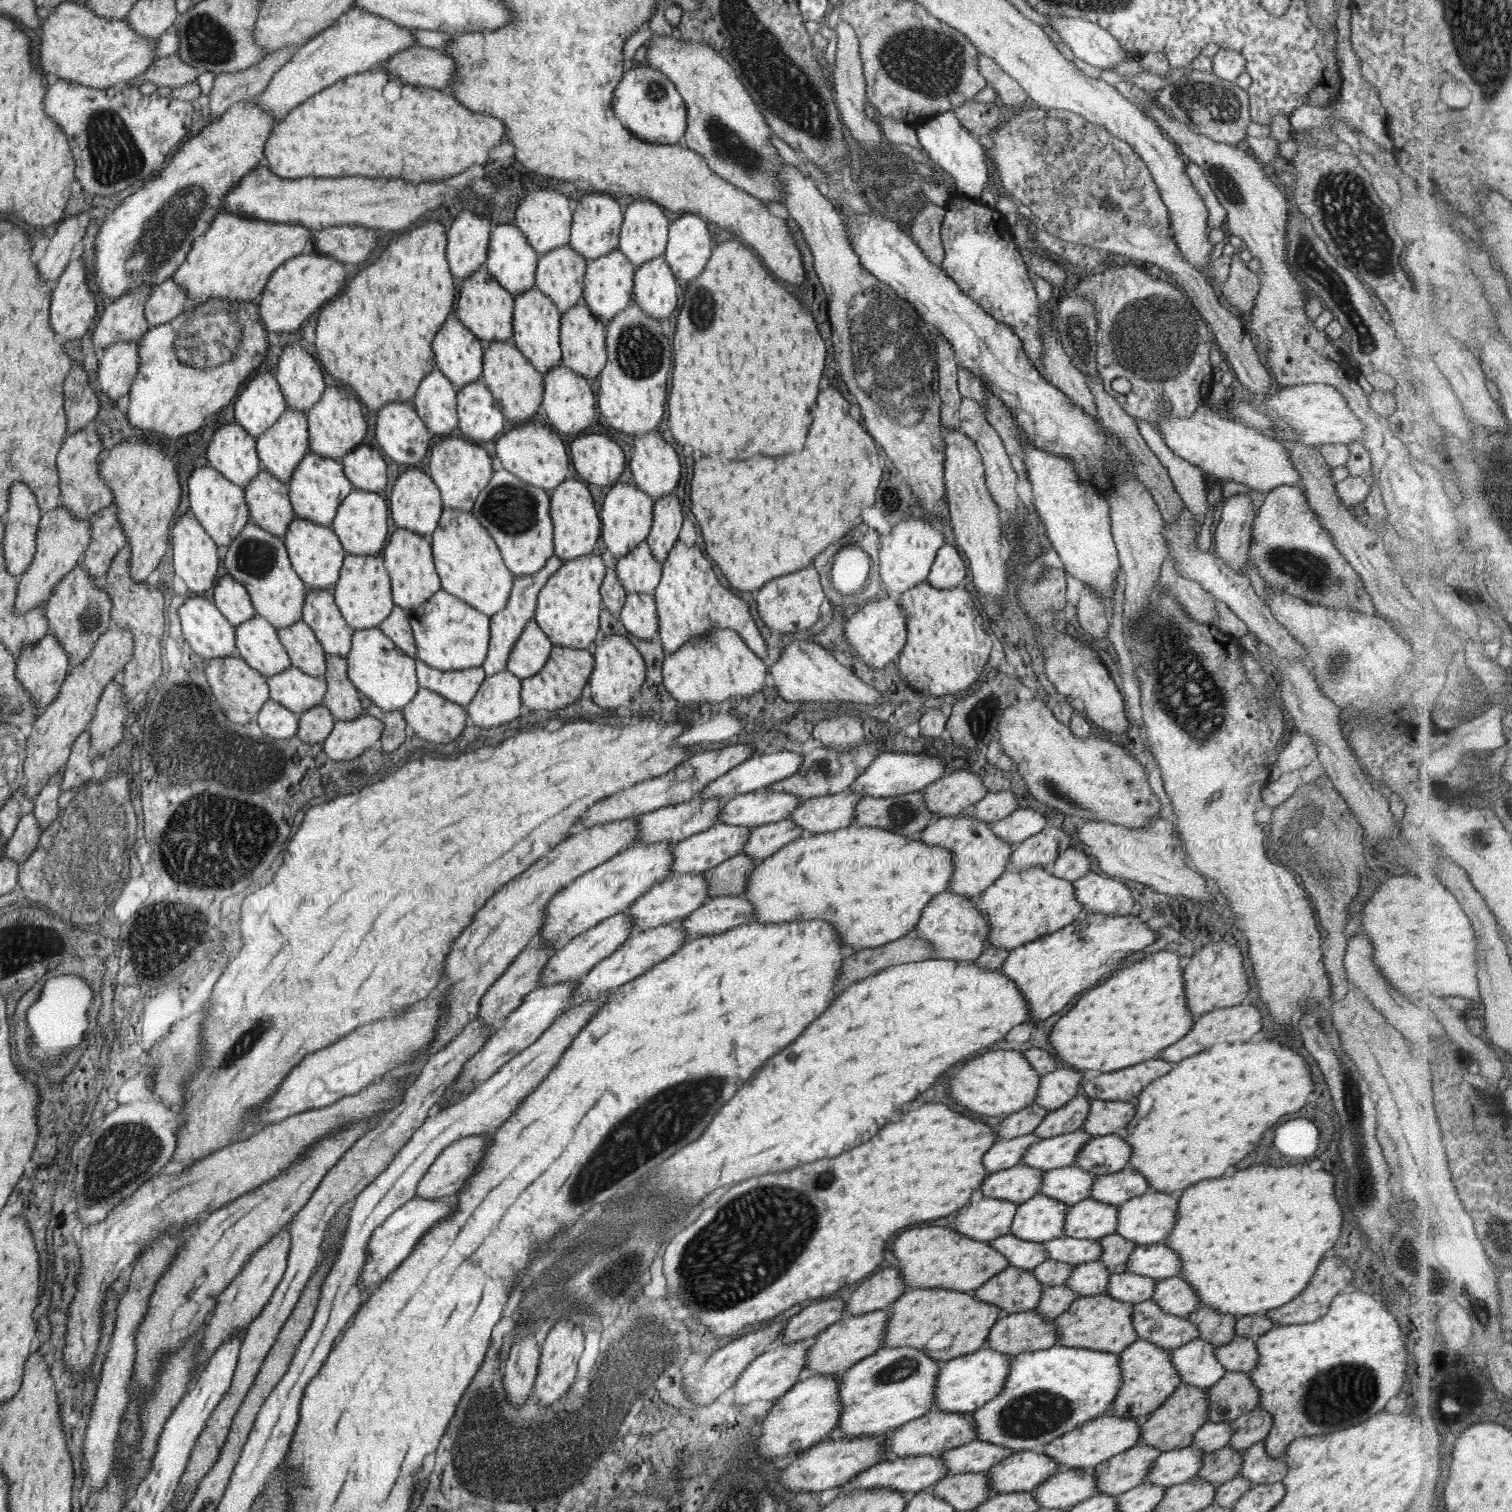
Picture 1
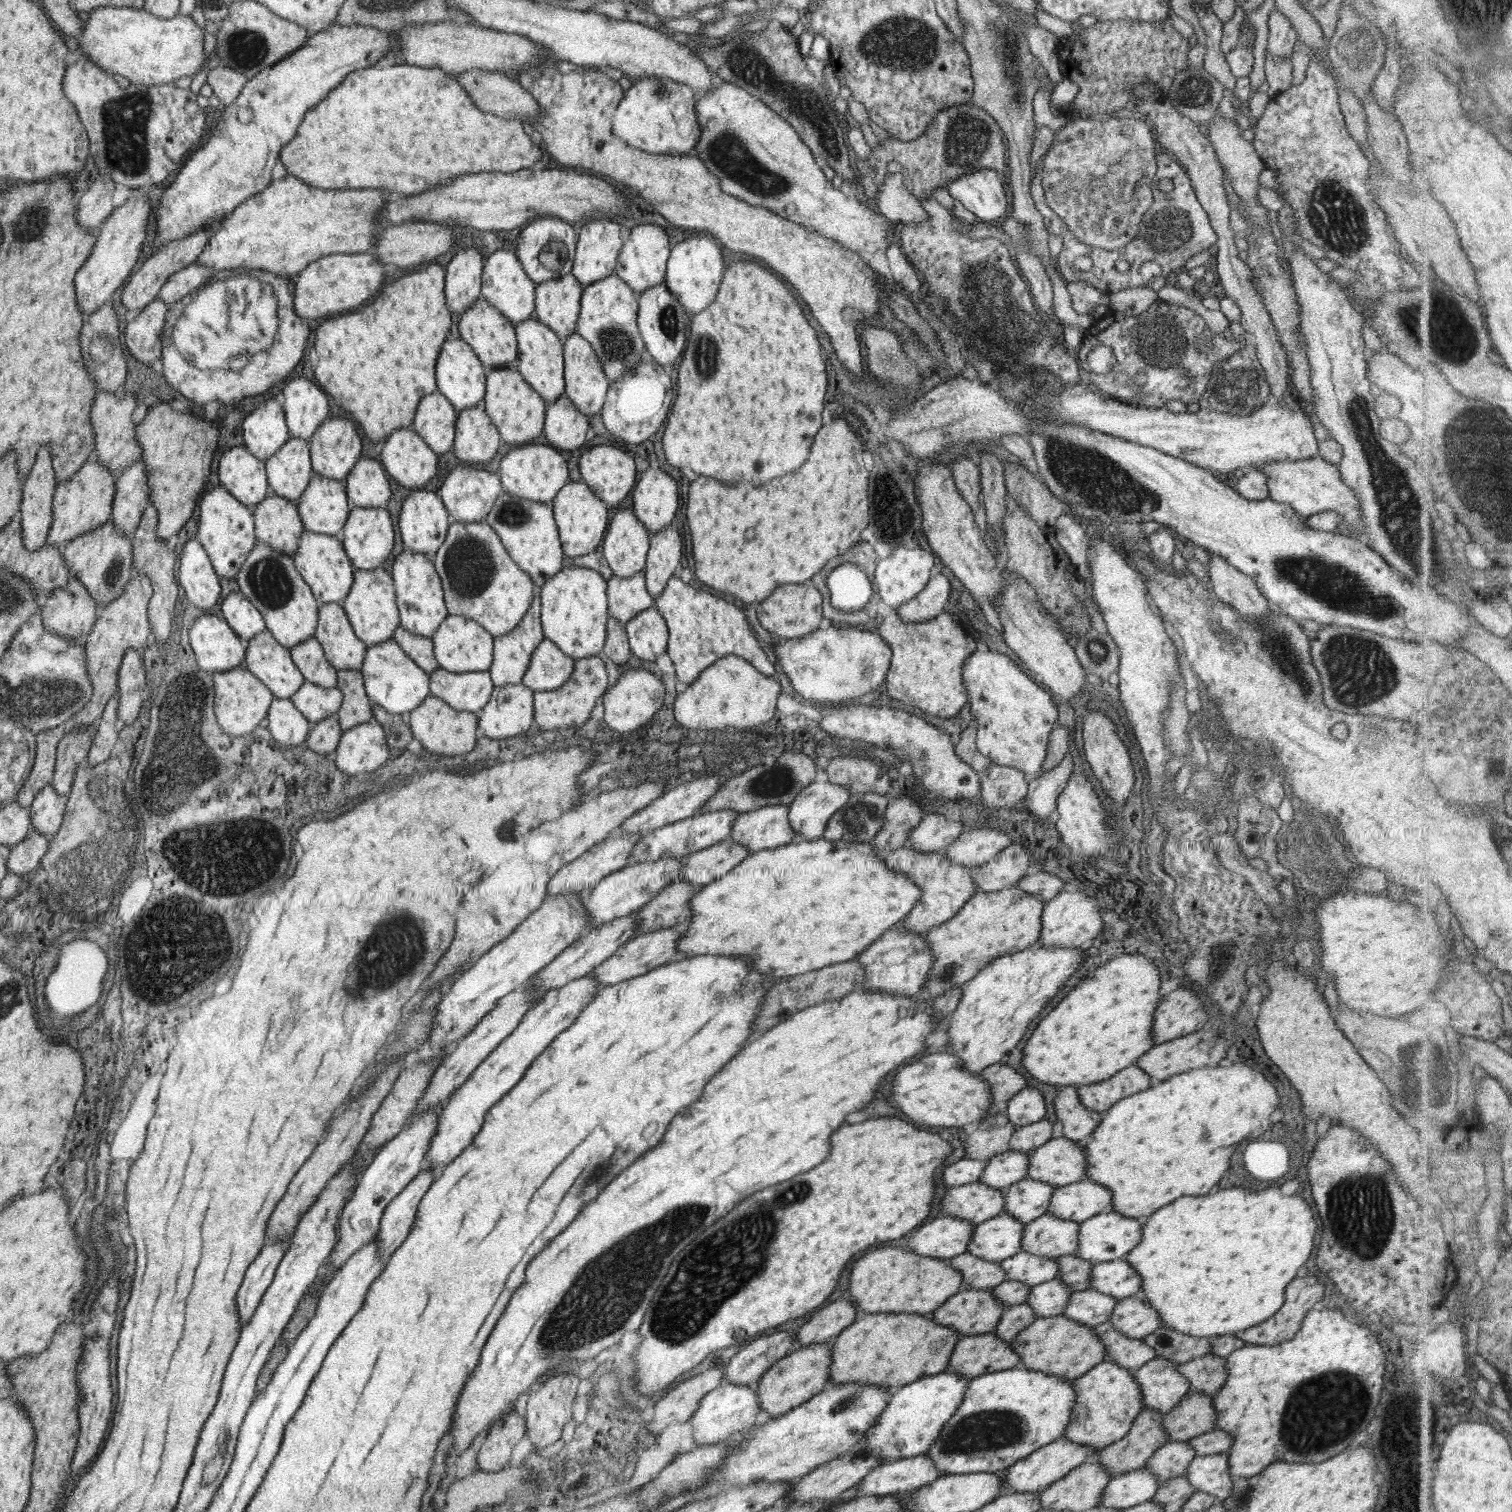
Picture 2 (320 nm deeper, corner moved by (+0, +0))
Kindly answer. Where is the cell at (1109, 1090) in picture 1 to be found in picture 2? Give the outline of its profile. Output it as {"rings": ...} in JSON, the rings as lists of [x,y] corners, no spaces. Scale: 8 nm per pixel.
{"rings":[[[1129,1066],[1113,1074],[1113,1078],[1107,1078],[1103,1084],[1097,1082],[1077,1086],[1076,1093],[1080,1104],[1087,1110],[1103,1113],[1120,1098],[1150,1088],[1151,1084],[1153,1082],[1148,1074],[1138,1066]]]}

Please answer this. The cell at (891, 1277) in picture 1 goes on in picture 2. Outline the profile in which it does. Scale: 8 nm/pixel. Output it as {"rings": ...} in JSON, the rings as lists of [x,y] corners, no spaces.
{"rings":[[[839,1296],[822,1309],[812,1312],[810,1318],[797,1328],[793,1344],[803,1347],[830,1342],[859,1316],[856,1306],[845,1296]]]}

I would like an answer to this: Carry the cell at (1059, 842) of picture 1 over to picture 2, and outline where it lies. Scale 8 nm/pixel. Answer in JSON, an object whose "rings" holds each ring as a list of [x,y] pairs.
{"rings":[[[1014,843],[1006,846],[1000,850],[993,858],[985,861],[983,864],[978,865],[971,869],[971,880],[975,885],[973,892],[995,892],[1005,887],[1011,887],[1025,874],[1025,869],[1029,866],[1031,856],[1027,847],[1019,843]]]}

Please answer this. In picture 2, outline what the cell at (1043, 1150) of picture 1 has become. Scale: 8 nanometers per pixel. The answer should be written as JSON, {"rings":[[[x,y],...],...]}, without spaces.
{"rings":[[[1003,1151],[986,1159],[978,1181],[1004,1191],[1010,1184],[1026,1178],[1027,1161],[1028,1153]]]}

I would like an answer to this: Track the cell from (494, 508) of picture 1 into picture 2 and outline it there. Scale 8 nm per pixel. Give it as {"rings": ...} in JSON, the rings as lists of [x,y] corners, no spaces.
{"rings":[[[509,493],[501,494],[483,521],[496,531],[512,562],[529,575],[537,589],[563,568],[563,548],[557,540],[558,527],[550,504],[523,501]]]}

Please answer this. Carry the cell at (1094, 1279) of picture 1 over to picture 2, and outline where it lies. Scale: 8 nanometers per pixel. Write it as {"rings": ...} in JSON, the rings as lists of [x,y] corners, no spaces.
{"rings":[[[1054,1277],[1047,1282],[1032,1286],[1024,1303],[1031,1307],[1035,1316],[1047,1318],[1048,1316],[1062,1314],[1072,1292],[1073,1290],[1063,1284],[1060,1278]]]}

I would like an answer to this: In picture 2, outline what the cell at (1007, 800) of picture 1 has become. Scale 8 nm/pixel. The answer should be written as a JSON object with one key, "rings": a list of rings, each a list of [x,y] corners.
{"rings":[[[923,814],[921,820],[909,831],[904,846],[917,852],[935,852],[949,846],[963,831],[957,820],[946,819],[943,815]]]}

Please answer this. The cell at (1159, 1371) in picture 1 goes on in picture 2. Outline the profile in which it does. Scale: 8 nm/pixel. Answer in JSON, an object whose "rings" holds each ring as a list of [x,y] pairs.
{"rings":[[[1103,1360],[1079,1378],[1072,1379],[1071,1383],[1075,1391],[1075,1402],[1070,1410],[1069,1424],[1065,1426],[1062,1436],[1075,1444],[1089,1446],[1096,1453],[1123,1438],[1144,1408],[1139,1384],[1134,1381],[1131,1371],[1114,1362]]]}

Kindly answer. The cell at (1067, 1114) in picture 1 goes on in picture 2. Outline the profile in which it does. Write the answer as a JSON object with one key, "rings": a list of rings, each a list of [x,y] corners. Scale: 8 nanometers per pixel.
{"rings":[[[1041,1119],[1023,1127],[1016,1127],[1008,1140],[1008,1150],[1032,1152],[1051,1139],[1051,1122]]]}

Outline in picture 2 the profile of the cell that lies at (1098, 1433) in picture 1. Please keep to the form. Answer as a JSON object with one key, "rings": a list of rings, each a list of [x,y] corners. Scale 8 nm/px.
{"rings":[[[1063,1436],[1034,1450],[1032,1454],[1017,1460],[1012,1466],[1001,1471],[1004,1494],[1015,1492],[1037,1492],[1046,1489],[1052,1482],[1063,1478],[1065,1474],[1096,1458],[1096,1451],[1089,1446],[1075,1444]]]}

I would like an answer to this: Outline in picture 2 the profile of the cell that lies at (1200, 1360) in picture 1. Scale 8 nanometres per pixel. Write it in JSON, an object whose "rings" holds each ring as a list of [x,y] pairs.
{"rings":[[[1157,1356],[1131,1372],[1139,1384],[1144,1409],[1161,1412],[1164,1416],[1188,1394],[1188,1380],[1176,1371],[1176,1366]]]}

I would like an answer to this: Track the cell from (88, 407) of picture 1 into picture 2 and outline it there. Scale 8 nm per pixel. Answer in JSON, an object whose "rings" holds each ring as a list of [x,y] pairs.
{"rings":[[[104,302],[93,313],[86,315],[88,322],[81,328],[81,354],[83,354],[85,368],[94,378],[94,386],[98,392],[117,392],[117,388],[123,384],[127,376],[128,368],[125,368],[125,356],[123,346],[119,342],[119,330],[117,330],[117,314],[111,302]]]}

